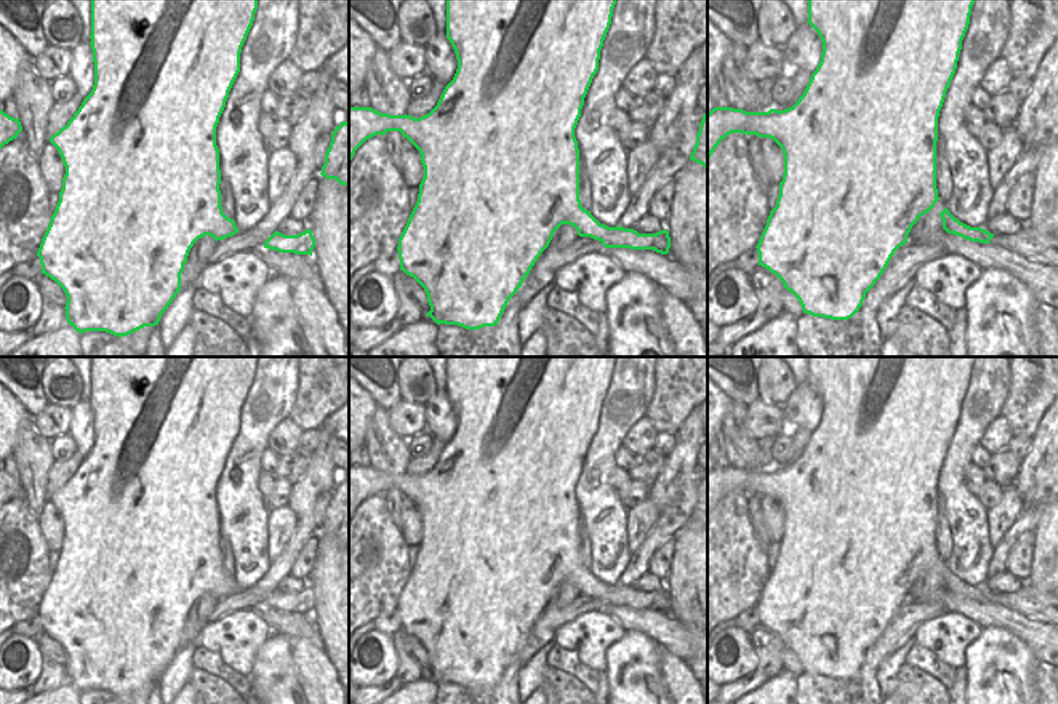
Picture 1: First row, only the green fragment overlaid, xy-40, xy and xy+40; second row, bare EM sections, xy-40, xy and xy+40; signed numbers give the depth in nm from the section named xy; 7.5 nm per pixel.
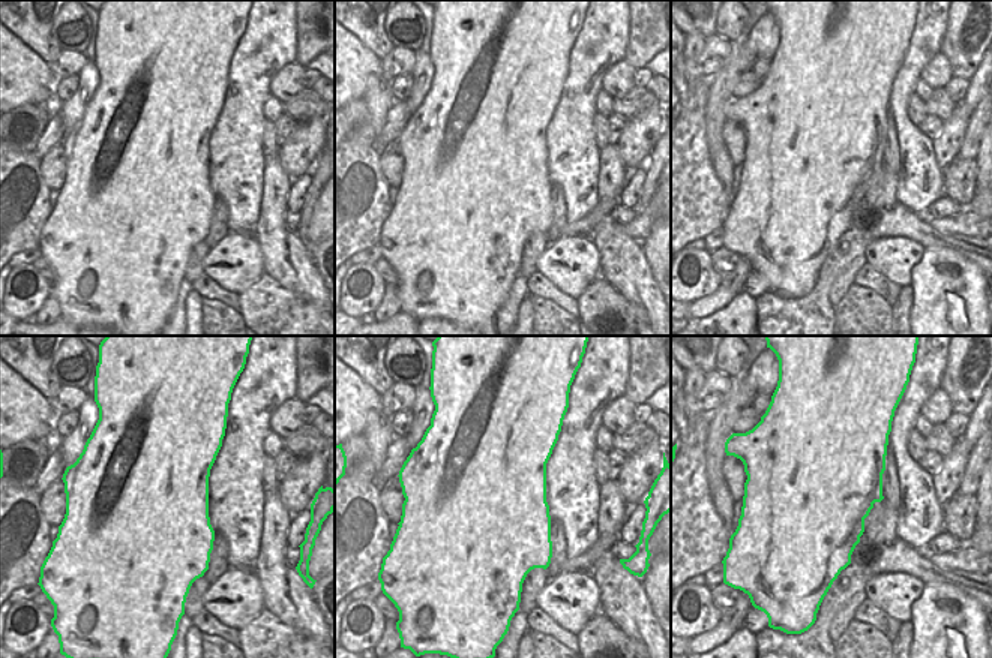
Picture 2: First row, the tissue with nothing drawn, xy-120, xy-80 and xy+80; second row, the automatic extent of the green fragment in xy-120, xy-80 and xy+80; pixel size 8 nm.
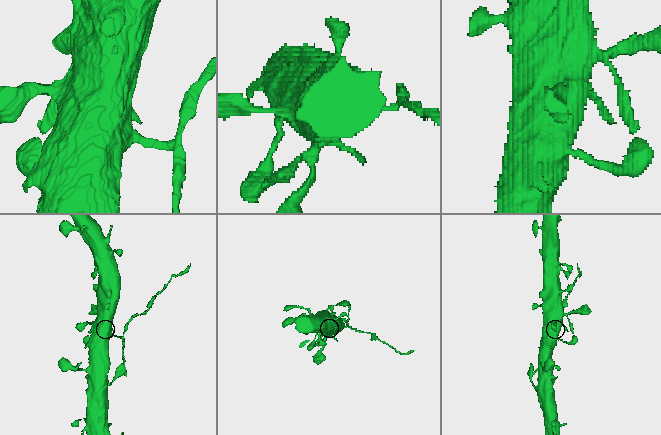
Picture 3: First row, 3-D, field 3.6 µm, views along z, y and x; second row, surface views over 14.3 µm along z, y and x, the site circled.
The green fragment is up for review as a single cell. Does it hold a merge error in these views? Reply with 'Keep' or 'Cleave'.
Cleave.

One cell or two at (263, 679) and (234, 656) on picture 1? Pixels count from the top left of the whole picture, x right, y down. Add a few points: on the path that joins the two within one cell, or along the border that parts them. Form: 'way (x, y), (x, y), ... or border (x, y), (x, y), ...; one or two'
border (268, 637), (260, 647), (248, 676); two

